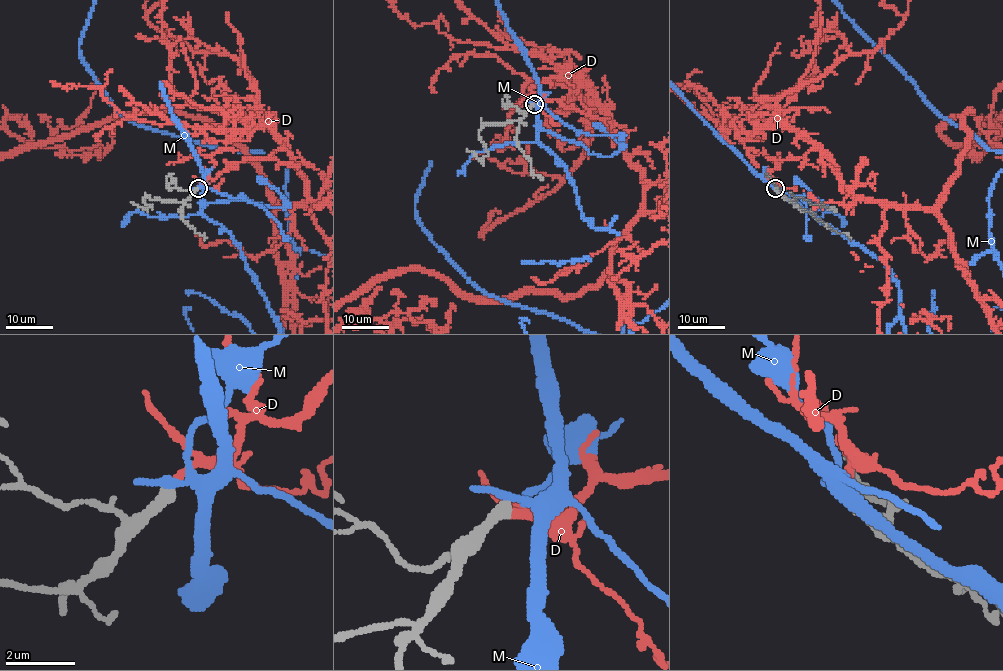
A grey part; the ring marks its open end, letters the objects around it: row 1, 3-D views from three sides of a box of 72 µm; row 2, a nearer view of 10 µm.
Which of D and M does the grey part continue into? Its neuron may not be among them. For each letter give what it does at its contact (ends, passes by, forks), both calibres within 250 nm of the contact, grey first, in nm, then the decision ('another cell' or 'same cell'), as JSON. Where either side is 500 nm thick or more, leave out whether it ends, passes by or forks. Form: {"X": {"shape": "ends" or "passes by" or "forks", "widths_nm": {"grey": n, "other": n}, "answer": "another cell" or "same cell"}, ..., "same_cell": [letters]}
{"D": {"shape": "passes by", "widths_nm": {"grey": 380, "other": 150}, "answer": "same cell"}, "M": {"shape": "passes by", "widths_nm": {"grey": 360, "other": 240}, "answer": "another cell"}, "same_cell": ["D"]}

